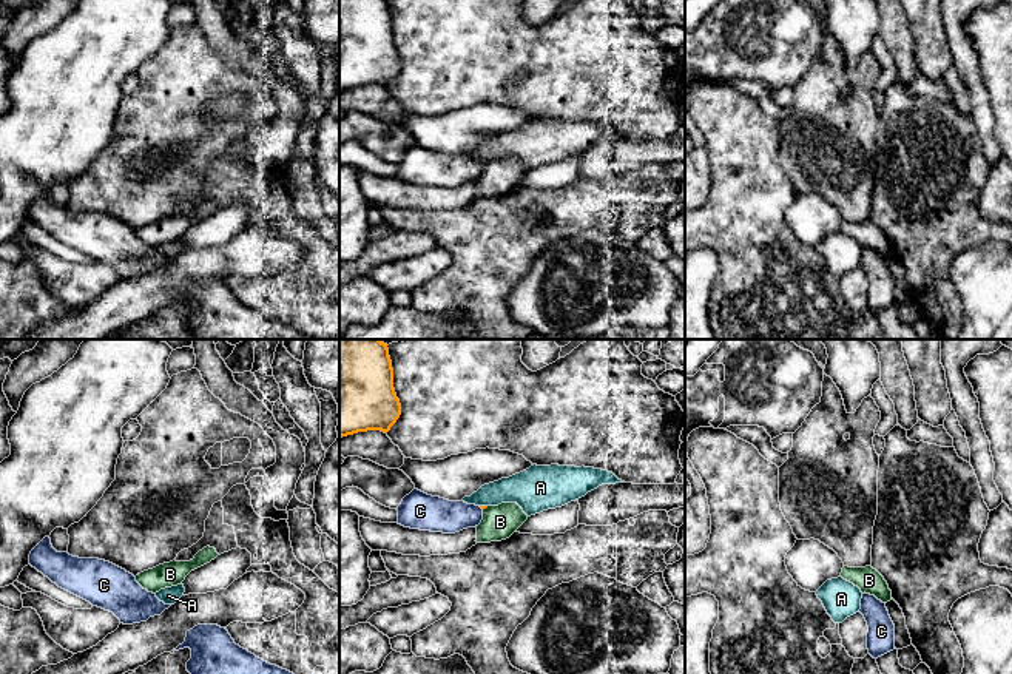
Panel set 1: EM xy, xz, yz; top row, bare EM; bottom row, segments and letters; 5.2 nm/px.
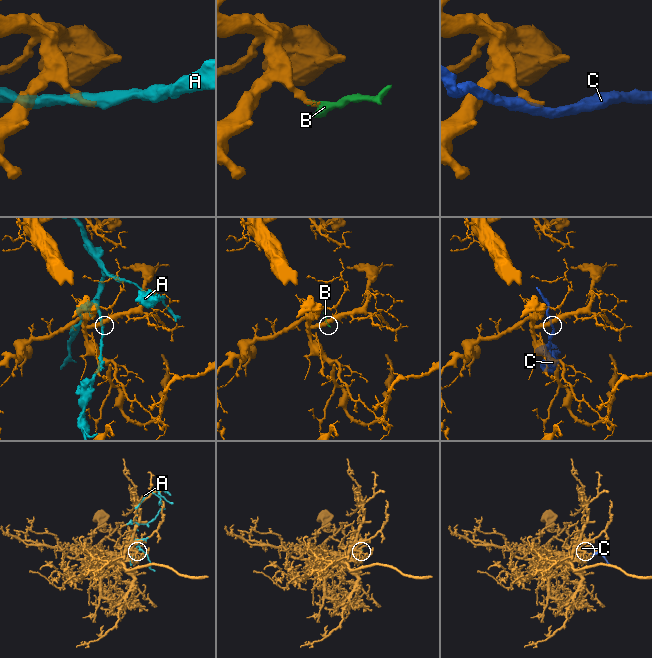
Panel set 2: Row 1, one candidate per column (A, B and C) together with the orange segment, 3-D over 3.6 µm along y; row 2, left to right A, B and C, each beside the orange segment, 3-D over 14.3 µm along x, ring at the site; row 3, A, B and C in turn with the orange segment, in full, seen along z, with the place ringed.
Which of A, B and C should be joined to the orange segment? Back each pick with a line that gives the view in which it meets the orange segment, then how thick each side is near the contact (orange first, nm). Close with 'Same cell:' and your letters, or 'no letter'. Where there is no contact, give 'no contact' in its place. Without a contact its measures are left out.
B: contact in xz; calibres 20 and 180 nm
Same cell: B

